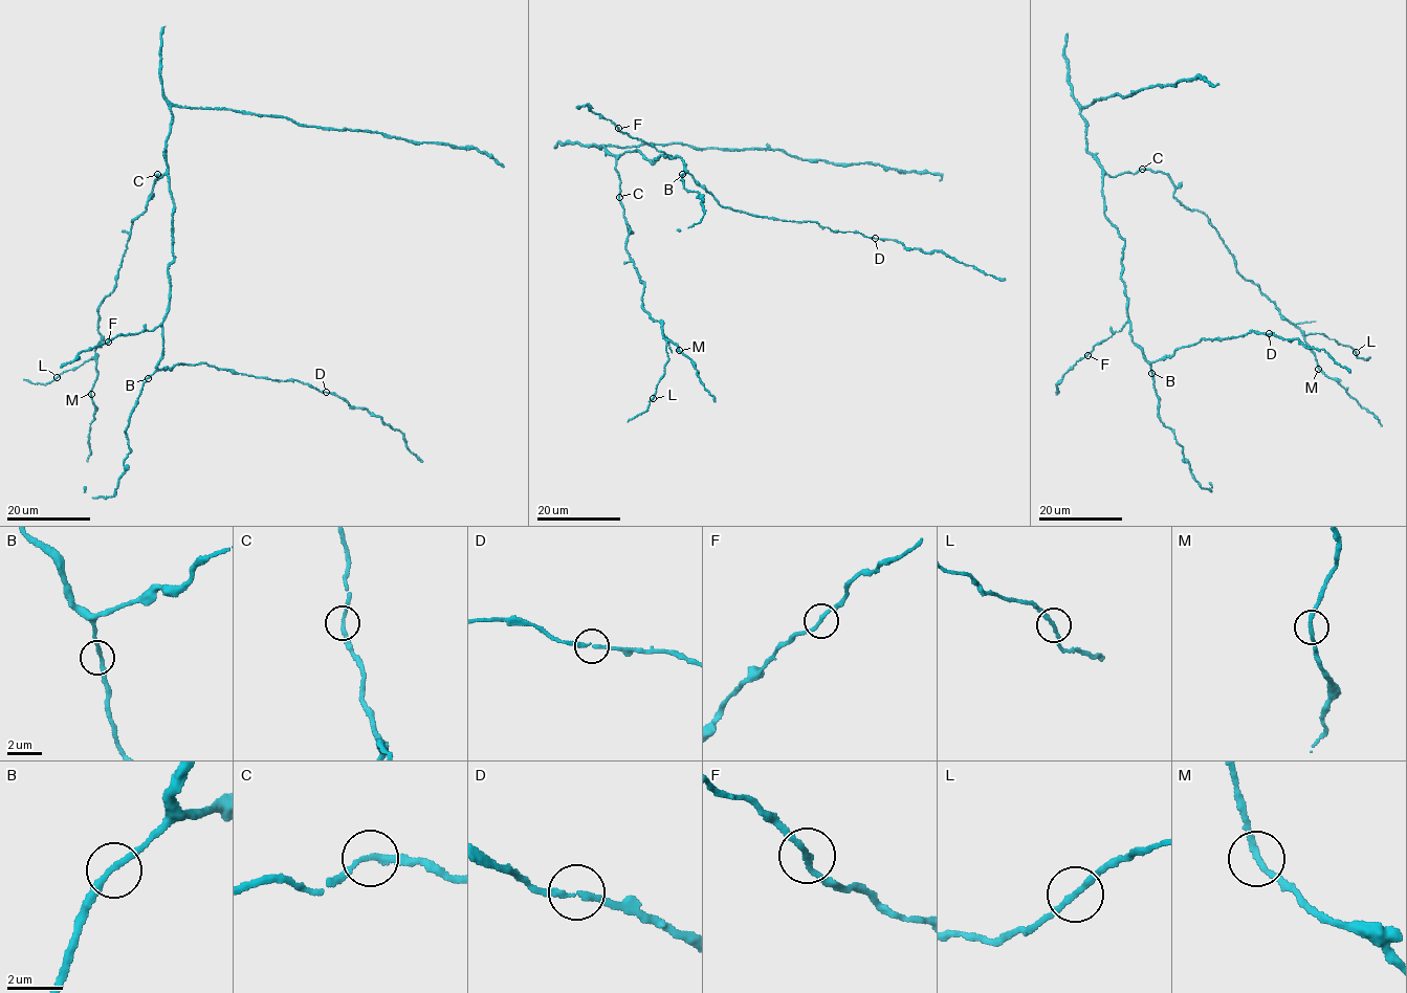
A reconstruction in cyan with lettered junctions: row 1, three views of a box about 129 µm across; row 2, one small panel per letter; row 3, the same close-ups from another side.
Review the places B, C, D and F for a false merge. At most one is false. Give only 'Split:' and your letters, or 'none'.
Split: C

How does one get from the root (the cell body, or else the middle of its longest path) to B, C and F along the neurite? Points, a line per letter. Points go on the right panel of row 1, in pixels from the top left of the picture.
B: (1120, 235), (1124, 241), (1121, 281), (1130, 340), (1142, 351), (1151, 373)
C: (1120, 235), (1105, 216), (1102, 177), (1104, 174), (1134, 173), (1141, 169)
F: (1120, 235), (1124, 241), (1121, 281), (1128, 317), (1121, 330), (1097, 344), (1087, 355)

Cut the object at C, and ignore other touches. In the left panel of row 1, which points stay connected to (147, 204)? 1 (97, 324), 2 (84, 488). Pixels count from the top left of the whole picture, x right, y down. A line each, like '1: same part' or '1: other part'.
1: same part
2: other part

